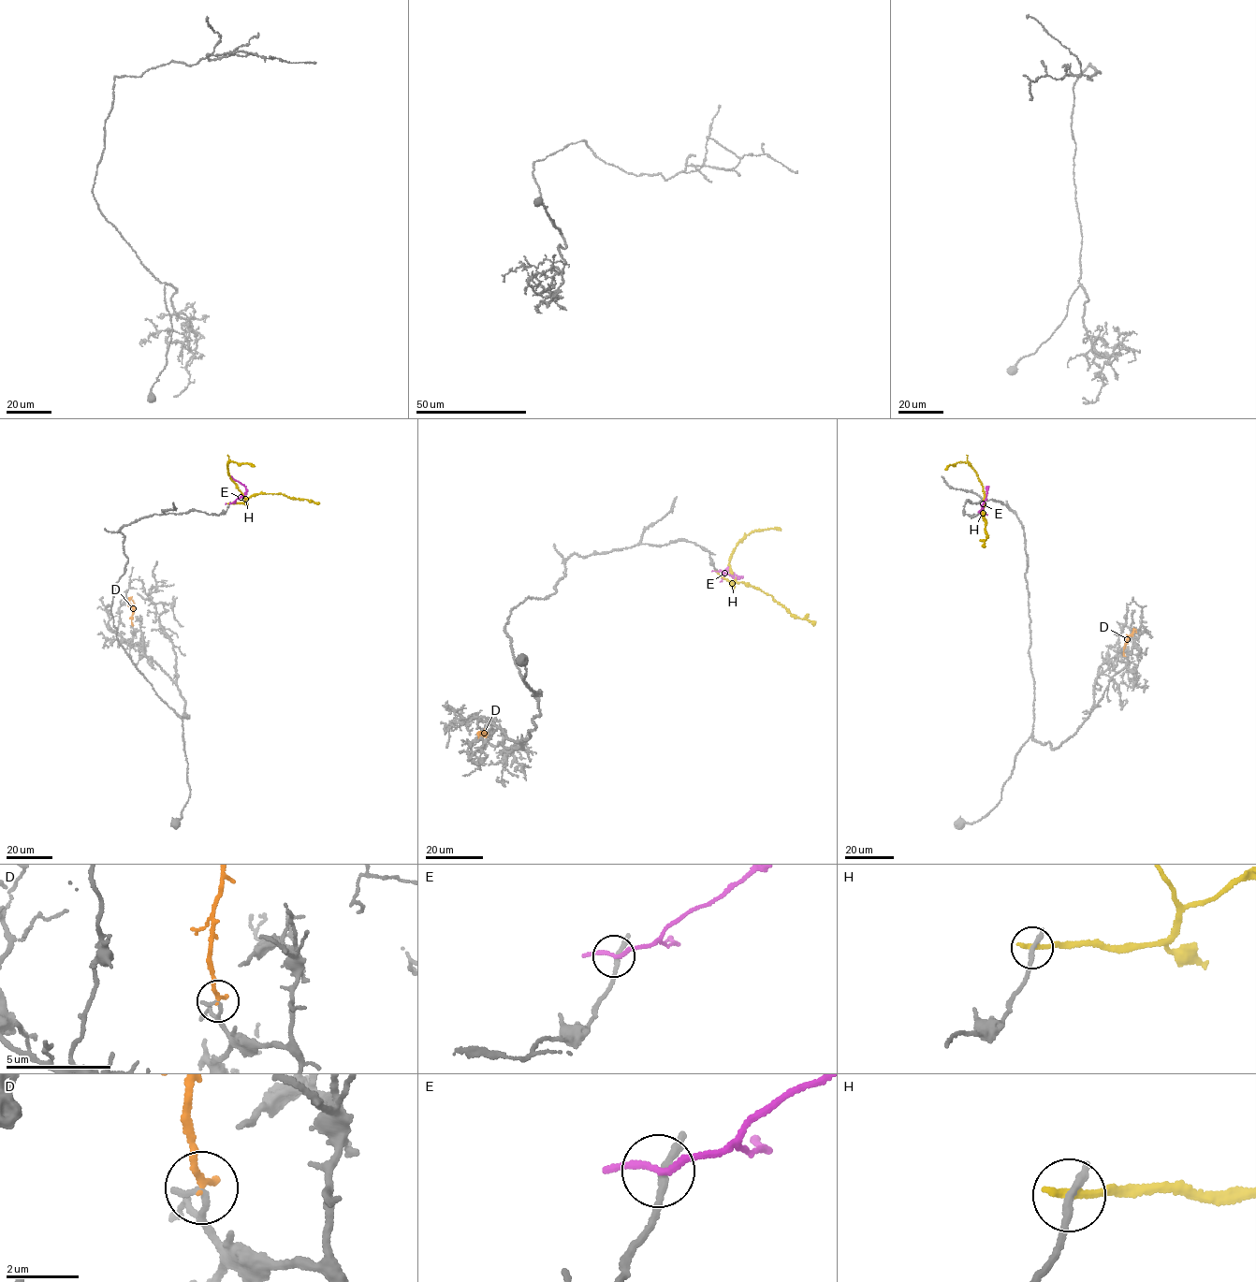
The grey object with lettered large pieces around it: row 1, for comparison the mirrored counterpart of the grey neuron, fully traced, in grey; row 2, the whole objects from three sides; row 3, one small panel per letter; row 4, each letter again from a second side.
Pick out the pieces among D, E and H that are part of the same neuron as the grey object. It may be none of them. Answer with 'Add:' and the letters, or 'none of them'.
Add: D

